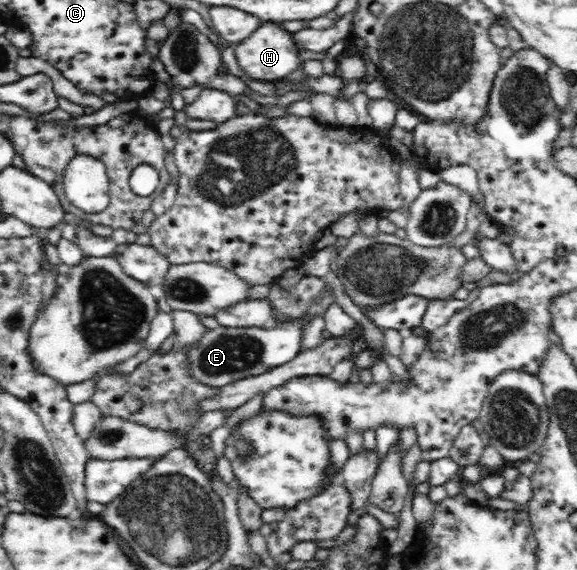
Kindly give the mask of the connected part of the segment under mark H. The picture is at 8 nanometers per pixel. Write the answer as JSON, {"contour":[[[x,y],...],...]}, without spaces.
{"contour":[[[263,21],[247,38],[234,45],[234,54],[240,67],[249,76],[261,81],[283,78],[303,68],[303,49],[297,34],[289,31],[285,23]]]}

